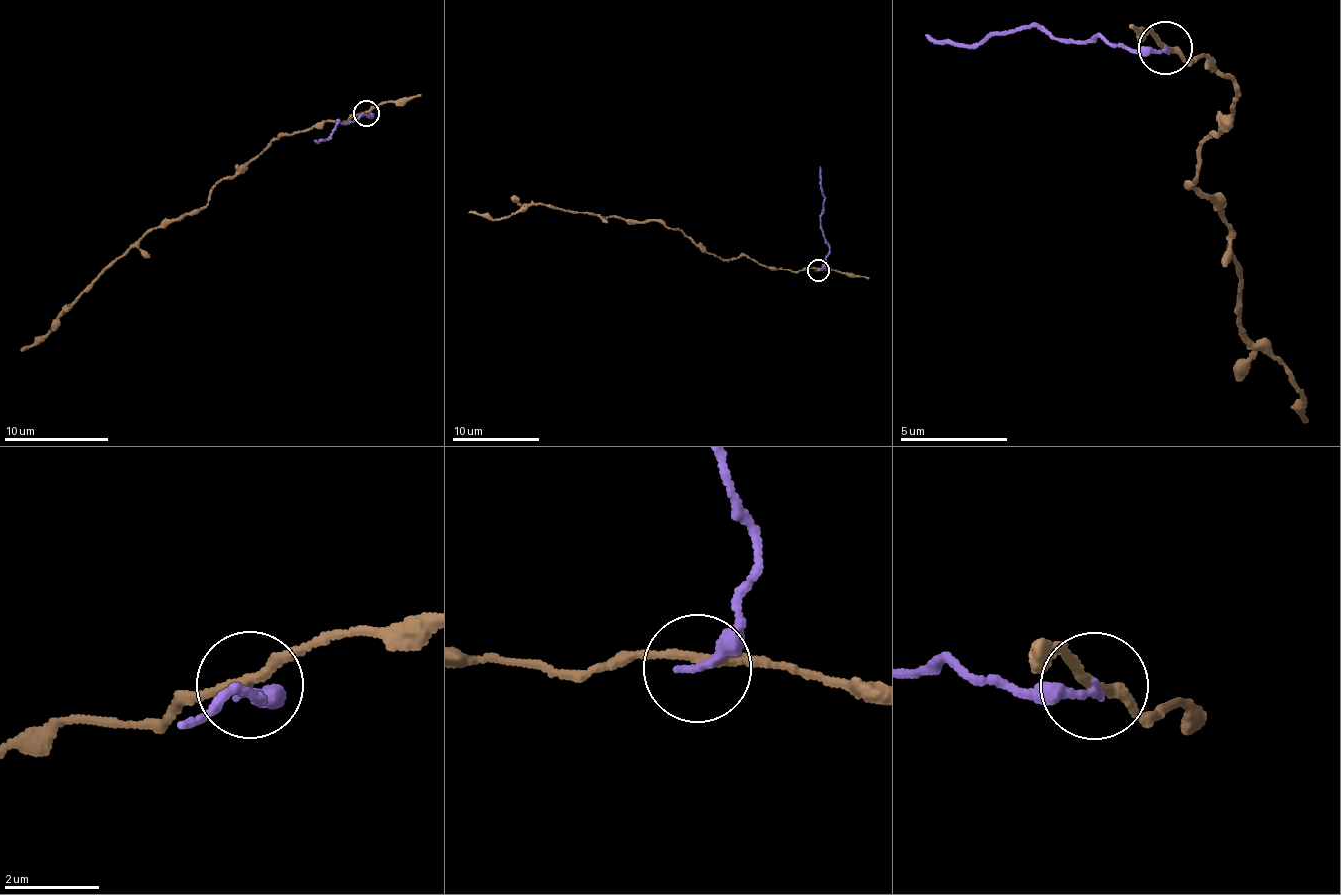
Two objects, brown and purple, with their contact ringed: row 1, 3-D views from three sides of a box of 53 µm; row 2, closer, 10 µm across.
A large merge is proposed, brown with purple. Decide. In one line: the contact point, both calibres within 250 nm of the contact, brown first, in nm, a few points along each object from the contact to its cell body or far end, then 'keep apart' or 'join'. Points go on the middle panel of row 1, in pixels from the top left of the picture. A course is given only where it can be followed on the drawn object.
(818, 270) | 190/200 nm | brown via (819, 271), (772, 269), (740, 256), (719, 259), (657, 221), (539, 203), (497, 219), (468, 212) | purple via (819, 271), (830, 252), (820, 217), (824, 202), (819, 167) | keep apart

